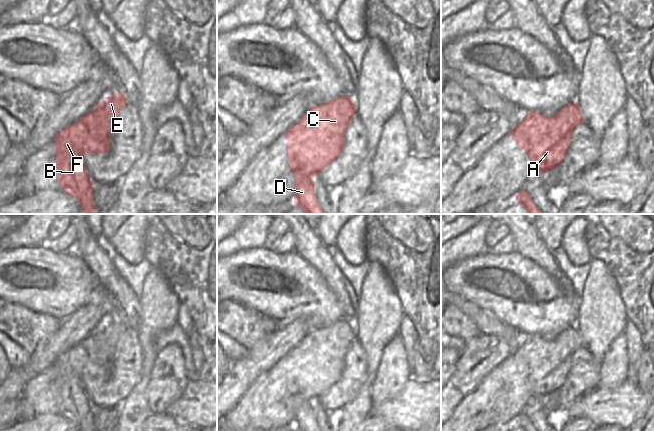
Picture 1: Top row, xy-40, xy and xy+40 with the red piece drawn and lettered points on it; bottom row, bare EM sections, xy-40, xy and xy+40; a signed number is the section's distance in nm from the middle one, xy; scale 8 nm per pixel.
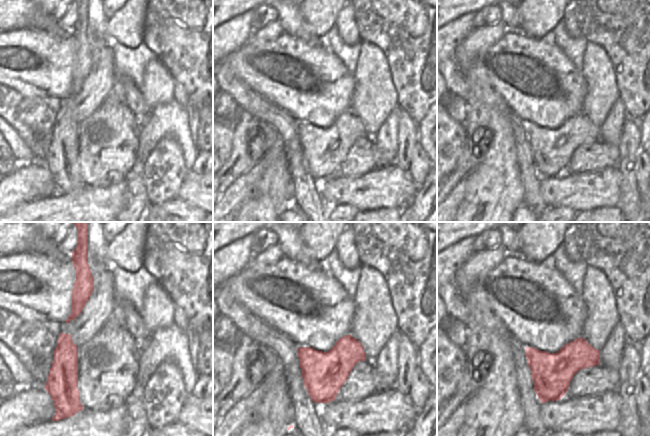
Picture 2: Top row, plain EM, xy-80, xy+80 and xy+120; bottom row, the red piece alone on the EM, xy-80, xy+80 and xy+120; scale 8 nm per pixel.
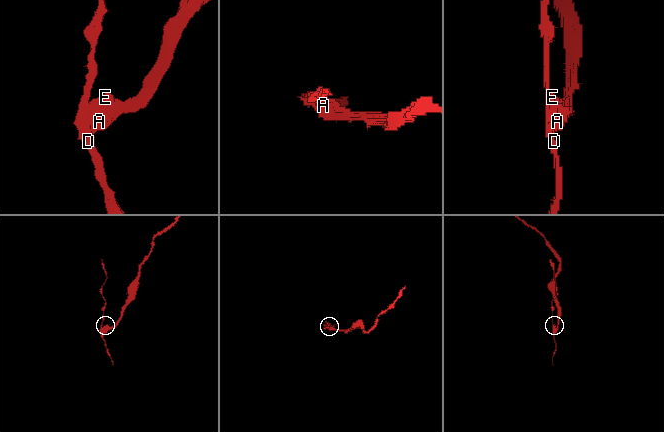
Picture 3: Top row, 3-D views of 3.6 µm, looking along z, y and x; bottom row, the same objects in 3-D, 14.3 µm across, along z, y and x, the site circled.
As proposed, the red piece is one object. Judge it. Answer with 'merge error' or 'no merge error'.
merge error

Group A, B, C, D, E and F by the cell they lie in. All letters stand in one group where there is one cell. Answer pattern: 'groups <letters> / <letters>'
groups A C E / B D F

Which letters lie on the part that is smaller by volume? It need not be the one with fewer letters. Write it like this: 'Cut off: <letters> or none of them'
Cut off: B, D, F.

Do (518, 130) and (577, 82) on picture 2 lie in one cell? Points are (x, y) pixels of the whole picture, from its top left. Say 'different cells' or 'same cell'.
different cells

